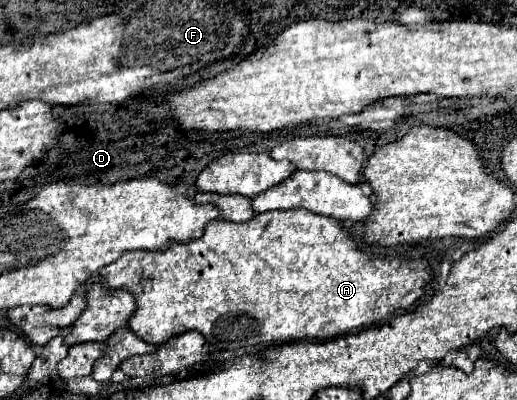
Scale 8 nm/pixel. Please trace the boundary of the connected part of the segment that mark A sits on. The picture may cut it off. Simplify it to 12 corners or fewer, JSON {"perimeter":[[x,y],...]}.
{"perimeter":[[307,209],[213,219],[101,273],[127,327],[215,351],[411,307],[425,261]]}

